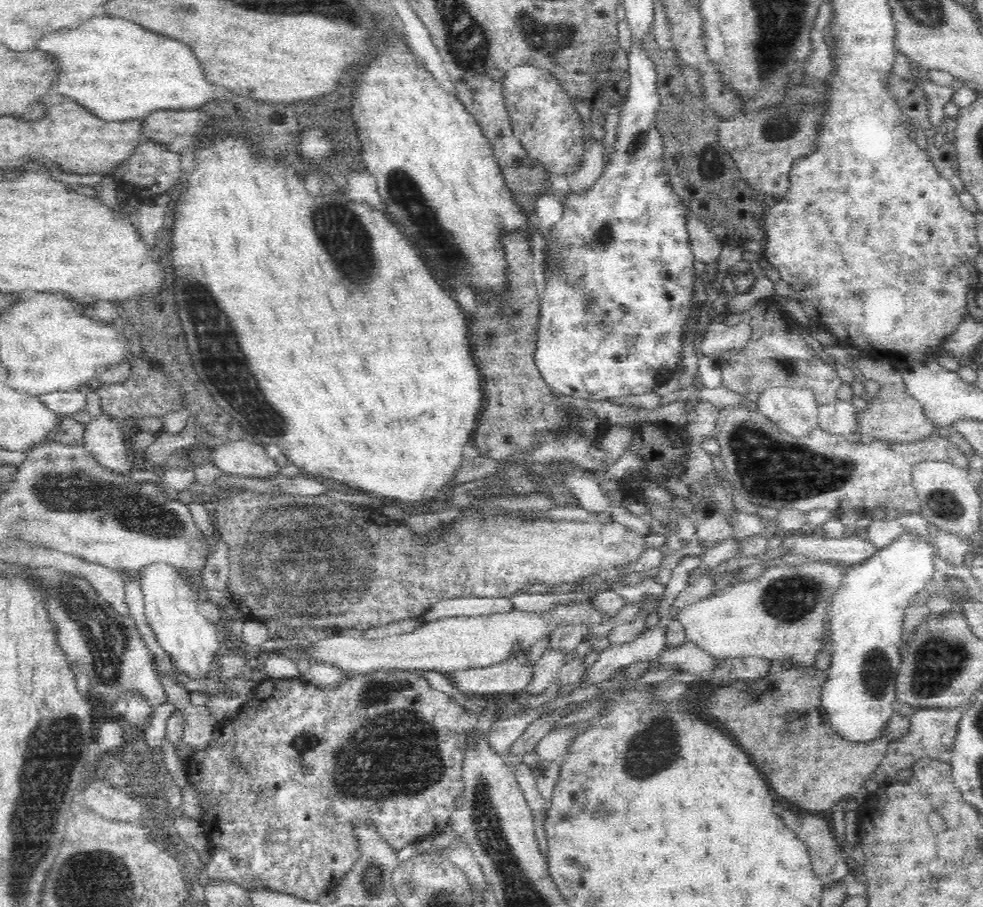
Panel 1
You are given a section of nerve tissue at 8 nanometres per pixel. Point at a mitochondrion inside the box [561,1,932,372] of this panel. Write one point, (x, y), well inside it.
(780, 124)

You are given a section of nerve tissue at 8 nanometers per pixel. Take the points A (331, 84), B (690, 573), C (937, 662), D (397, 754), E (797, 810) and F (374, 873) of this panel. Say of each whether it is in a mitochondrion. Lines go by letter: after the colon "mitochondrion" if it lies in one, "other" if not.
A: other
B: other
C: mitochondrion
D: mitochondrion
E: other
F: mitochondrion

